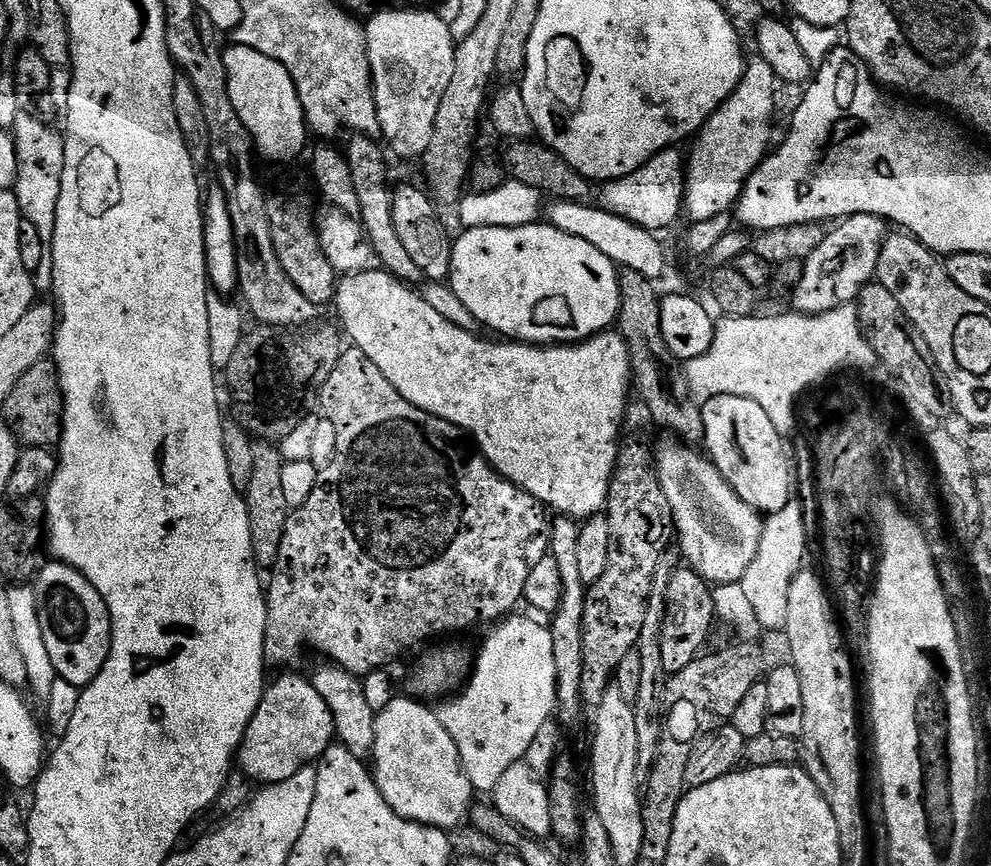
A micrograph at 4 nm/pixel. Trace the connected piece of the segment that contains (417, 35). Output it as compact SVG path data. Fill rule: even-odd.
M381 10L367 21L364 33L372 71L372 93L380 123L379 135L396 156L404 160L423 157L434 134L434 118L442 94L454 75L457 41L435 11Z

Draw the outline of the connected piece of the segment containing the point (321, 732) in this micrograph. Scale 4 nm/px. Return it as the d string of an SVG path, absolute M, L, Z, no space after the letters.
M280 676L276 681L269 683L264 689L264 697L258 706L258 710L254 710L254 718L250 718L250 726L246 726L246 734L240 743L240 750L238 753L238 768L243 772L249 780L255 782L260 786L267 786L270 784L286 784L290 778L294 778L300 770L309 766L315 765L320 757L324 755L325 750L334 742L336 735L336 726L334 718L330 714L330 706L326 706L326 702L322 698L322 694L318 694L318 690L314 690L311 679L305 676Z

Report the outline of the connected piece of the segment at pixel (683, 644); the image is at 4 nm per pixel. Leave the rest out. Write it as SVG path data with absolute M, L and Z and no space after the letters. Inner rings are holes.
M677 567L670 578L662 626L662 666L666 666L669 674L686 670L686 666L705 651L704 643L712 632L712 624L716 623L714 598L708 581L692 568Z

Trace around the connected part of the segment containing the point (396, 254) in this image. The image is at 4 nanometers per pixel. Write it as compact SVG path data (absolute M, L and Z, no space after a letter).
M368 134L353 135L348 148L343 149L343 154L350 166L350 178L354 178L354 194L358 198L358 217L368 245L374 250L379 267L405 282L416 282L421 279L418 266L414 258L402 246L402 238L398 238L398 230L394 226L394 214L392 213L393 185L388 185L388 164L384 161L385 149L379 143L375 144L373 137Z

